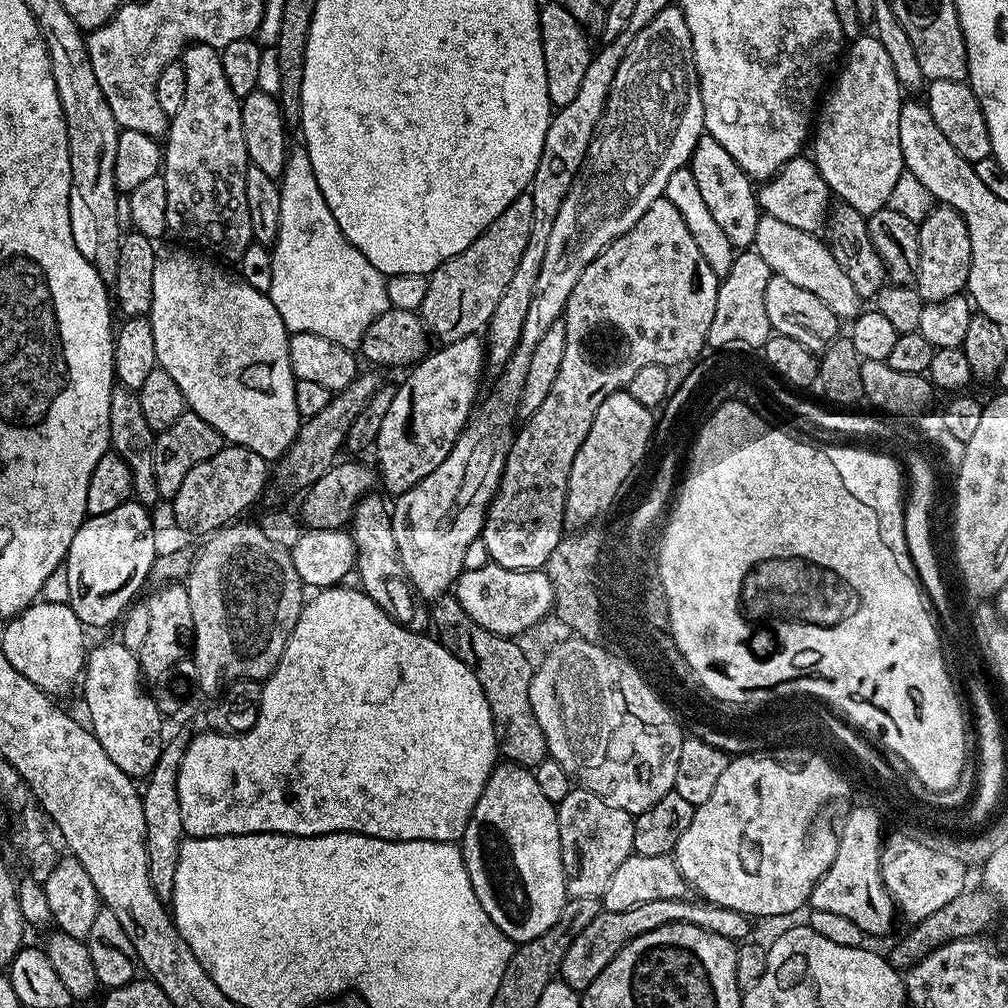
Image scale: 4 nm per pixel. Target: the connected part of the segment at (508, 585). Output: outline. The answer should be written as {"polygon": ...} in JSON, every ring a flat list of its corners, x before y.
{"polygon":[[491,562,478,570,465,568,455,582,454,595,478,626,509,638,520,638,539,620,549,618,555,602,554,587,544,570,506,570,506,566]]}

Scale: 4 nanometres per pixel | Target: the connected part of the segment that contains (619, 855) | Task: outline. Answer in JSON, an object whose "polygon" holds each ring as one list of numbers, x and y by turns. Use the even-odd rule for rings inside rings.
{"polygon":[[573,787,566,798,556,809,558,814,558,838,562,846,562,870,569,897,600,898,603,897,606,886,610,886,610,878,626,858,633,855,634,846,634,816,633,813,622,810,610,802,606,802,598,794,587,792,585,788]]}

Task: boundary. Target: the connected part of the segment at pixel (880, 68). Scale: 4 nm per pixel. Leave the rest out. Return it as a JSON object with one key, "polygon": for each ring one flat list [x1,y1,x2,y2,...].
{"polygon":[[861,34,855,37,843,53,843,64,844,69,835,73,836,85,833,86,832,93,830,88,823,97,822,107,814,124,810,156,816,161,829,193,837,201,854,206,854,210,858,210,867,218,888,207,890,193,900,175,906,171,902,146,898,142,898,114,902,103,902,89,894,74,894,62,890,62,889,56,886,55,886,46,882,46,882,42,877,40,875,35]]}

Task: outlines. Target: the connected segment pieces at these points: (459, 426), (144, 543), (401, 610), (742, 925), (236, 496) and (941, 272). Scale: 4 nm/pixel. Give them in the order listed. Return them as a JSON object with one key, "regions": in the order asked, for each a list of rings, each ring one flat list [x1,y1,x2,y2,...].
{"regions":[[[468,335,437,349,414,364,406,384,396,388,376,436,374,453,378,460,378,478,394,498,412,489,446,460,474,410,478,382,486,366,483,339,479,335]],[[129,502,110,510,110,514,88,516,78,534,74,534,68,558,62,565,70,581,67,604,89,629,115,625,137,599,135,596,139,594,144,579,147,581,151,577,152,563,156,558,152,518,145,505]],[[376,494,361,498,356,504,350,521,350,533,356,544,355,571,360,572,359,587,384,613,411,632,424,632,430,624,430,612,418,599,398,554,398,542,394,542,392,513]],[[658,898,658,902,642,902,642,906,634,906,630,910,618,910,617,912,606,912,601,910,598,918,570,942,570,950,566,950,566,958,562,958,558,976,564,983,569,984,573,990,583,994,610,966,610,962,619,954,625,946,634,938,646,934,650,930,658,930,662,926,671,924,693,924,702,926,702,930,710,930,710,934,722,934,722,938,733,942,744,942,749,939,748,931,751,930,753,921,747,916,743,916,738,910,723,908,717,904,707,902,696,902,694,904,690,898,683,900,671,900,670,898]],[[226,446,214,458,206,458,206,462,198,462,186,478,182,478,182,486,178,494,171,497,174,516,179,526,191,534,204,532,211,534,217,528,223,528,237,519,239,512,244,512,264,490,268,480,269,461,263,460,248,448]],[[933,207,932,211,928,213,928,217,919,221,918,224,918,278,914,287,925,304,942,302,942,298,954,298,961,295,968,287,971,261,970,230,966,226,962,214,956,208]]]}

